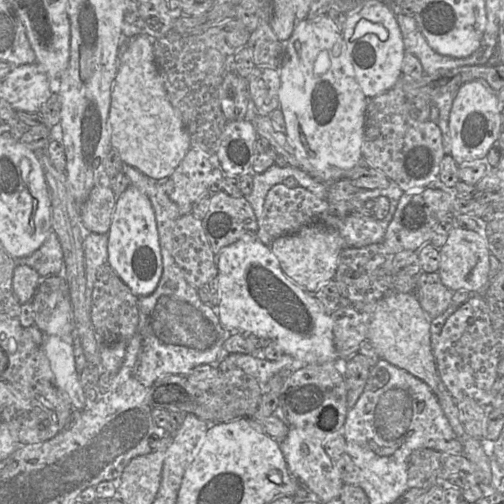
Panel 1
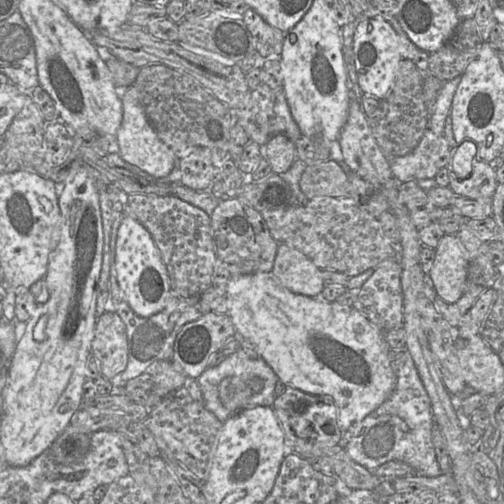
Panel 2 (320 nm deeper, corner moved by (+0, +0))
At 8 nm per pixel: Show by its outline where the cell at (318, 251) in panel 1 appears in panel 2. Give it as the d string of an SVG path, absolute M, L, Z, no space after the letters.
M279 244L272 274L292 292L314 297L325 287L322 270L298 249Z

